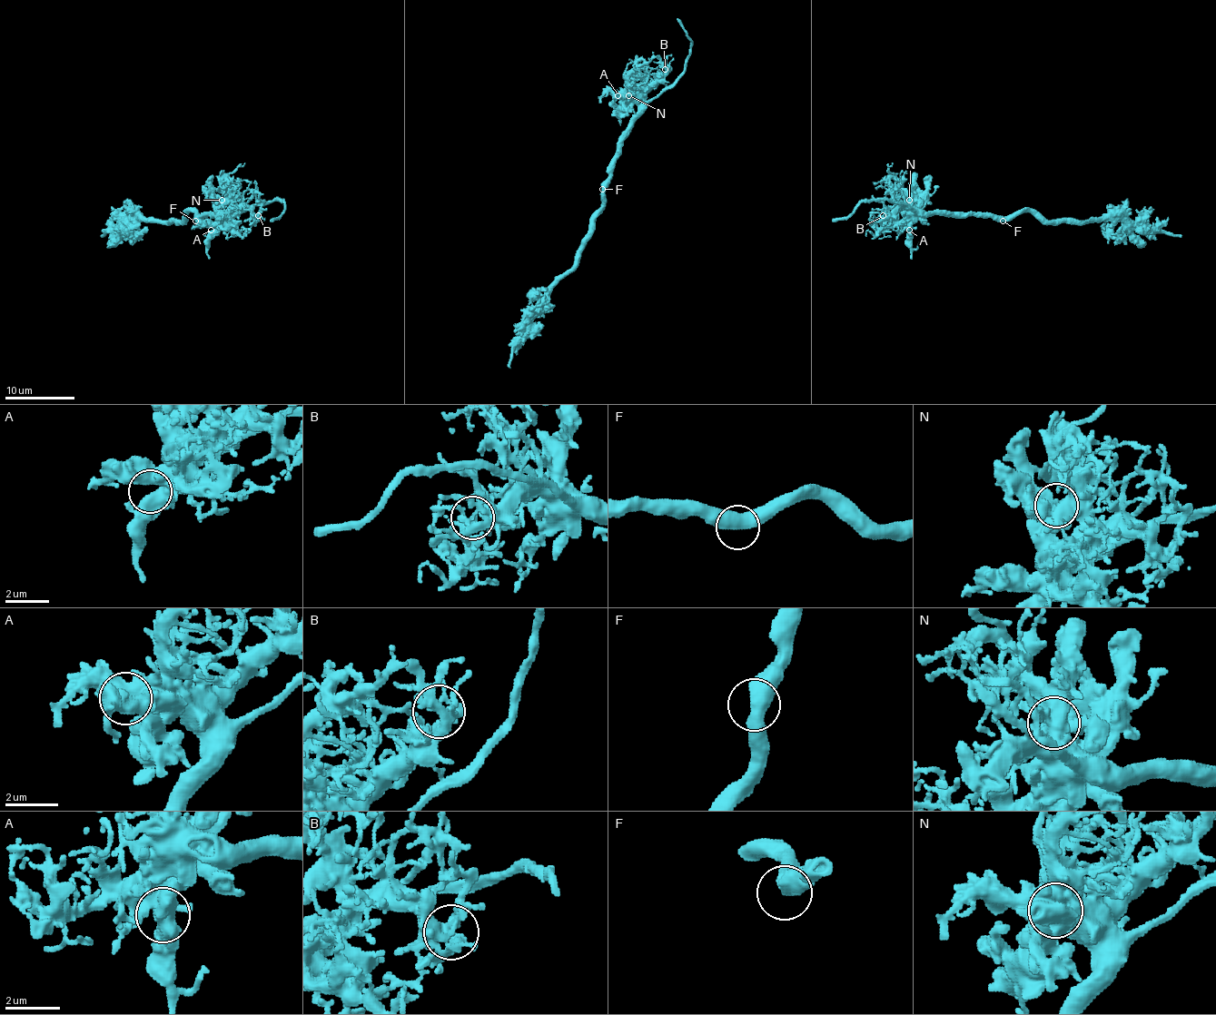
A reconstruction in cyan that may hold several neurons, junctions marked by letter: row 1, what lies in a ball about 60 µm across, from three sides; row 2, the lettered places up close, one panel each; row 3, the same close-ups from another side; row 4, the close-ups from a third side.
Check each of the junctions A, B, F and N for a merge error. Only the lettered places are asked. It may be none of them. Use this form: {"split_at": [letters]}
{"split_at": []}

